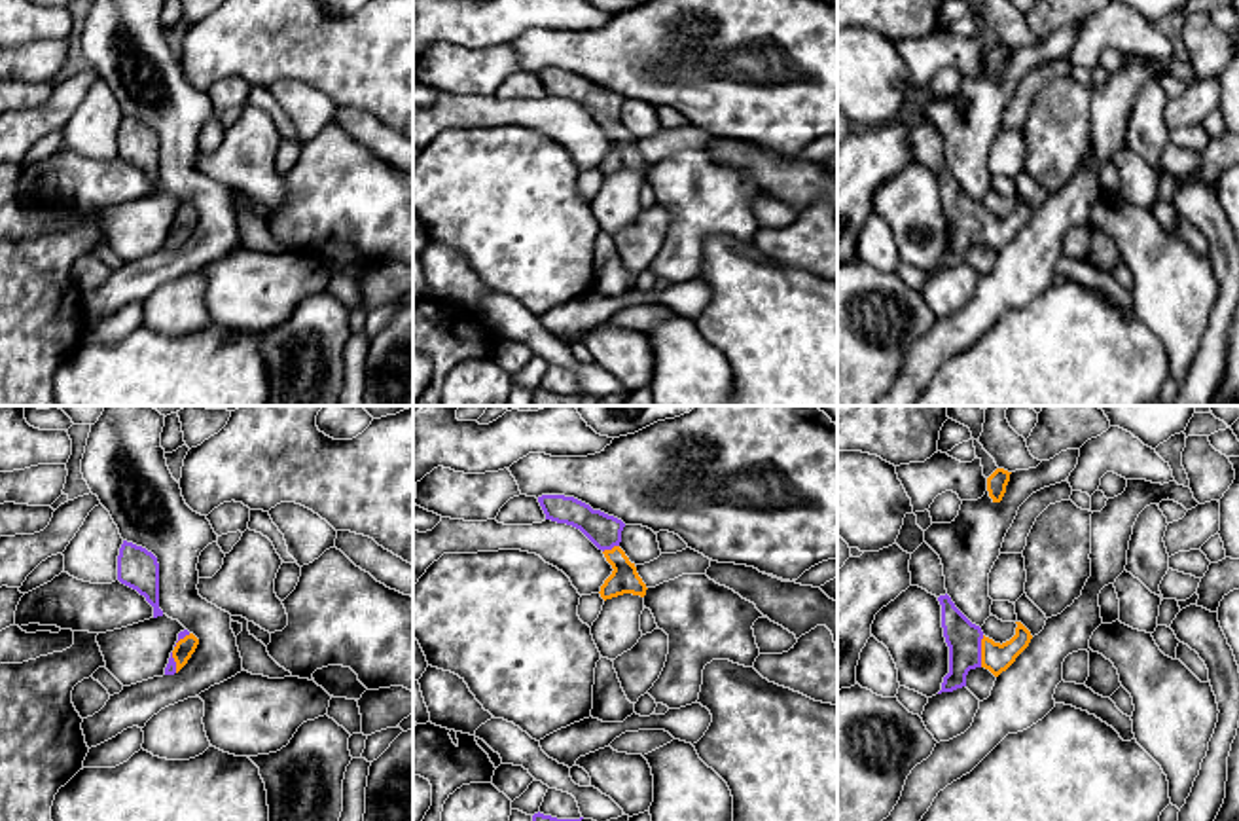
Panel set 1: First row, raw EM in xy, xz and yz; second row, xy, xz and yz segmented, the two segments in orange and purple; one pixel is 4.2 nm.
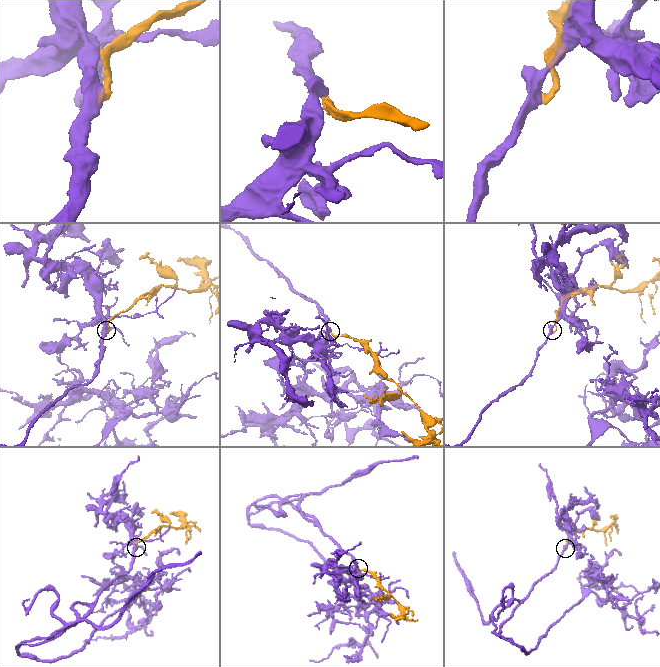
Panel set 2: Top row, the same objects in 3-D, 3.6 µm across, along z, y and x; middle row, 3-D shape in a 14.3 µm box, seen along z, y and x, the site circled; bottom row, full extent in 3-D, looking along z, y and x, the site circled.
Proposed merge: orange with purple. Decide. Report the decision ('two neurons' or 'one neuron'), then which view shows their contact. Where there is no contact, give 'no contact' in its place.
one neuron; meets orange in yz

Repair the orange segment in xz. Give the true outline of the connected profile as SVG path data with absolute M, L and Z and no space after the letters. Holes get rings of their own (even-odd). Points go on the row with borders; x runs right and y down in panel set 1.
M542 495L538 502L546 514L546 520L566 523L580 529L612 565L612 575L601 586L601 597L612 599L623 593L646 595L646 584L637 573L635 563L629 561L620 548L621 531L625 523L601 510L593 510L589 504L565 495Z

